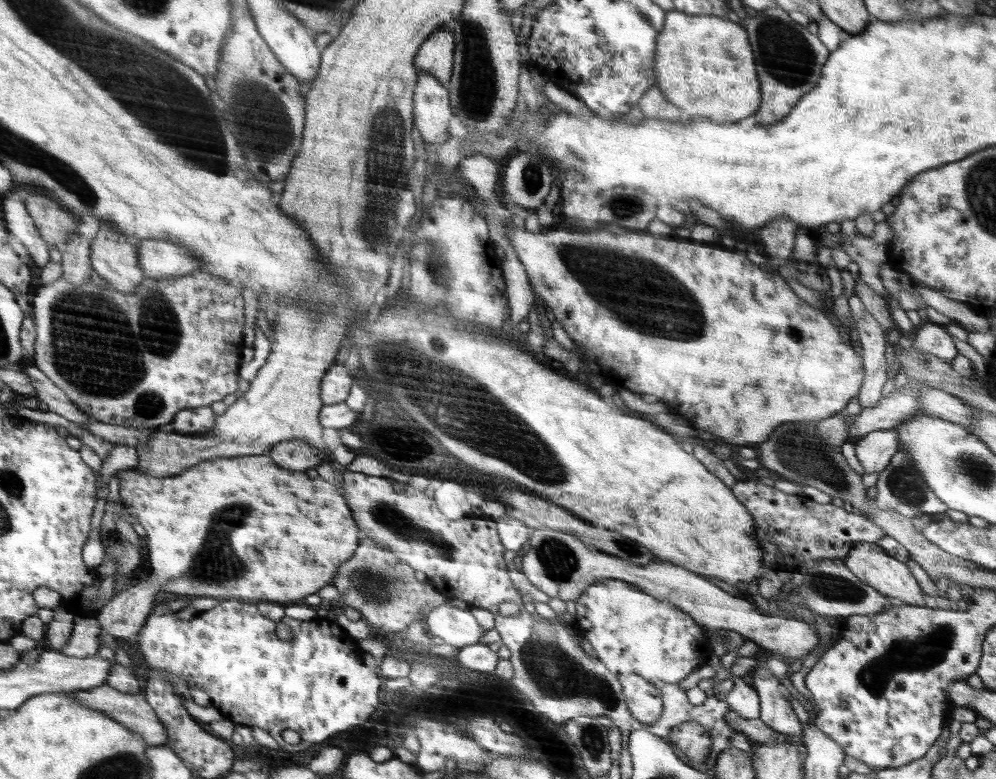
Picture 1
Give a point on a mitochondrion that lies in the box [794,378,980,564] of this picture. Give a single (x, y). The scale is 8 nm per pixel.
(903, 485)

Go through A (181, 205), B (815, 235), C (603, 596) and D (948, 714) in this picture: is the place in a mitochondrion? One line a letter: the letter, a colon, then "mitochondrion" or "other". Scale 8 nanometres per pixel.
A: other
B: other
C: other
D: other

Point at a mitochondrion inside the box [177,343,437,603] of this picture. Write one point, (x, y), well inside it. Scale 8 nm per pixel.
(216, 548)

